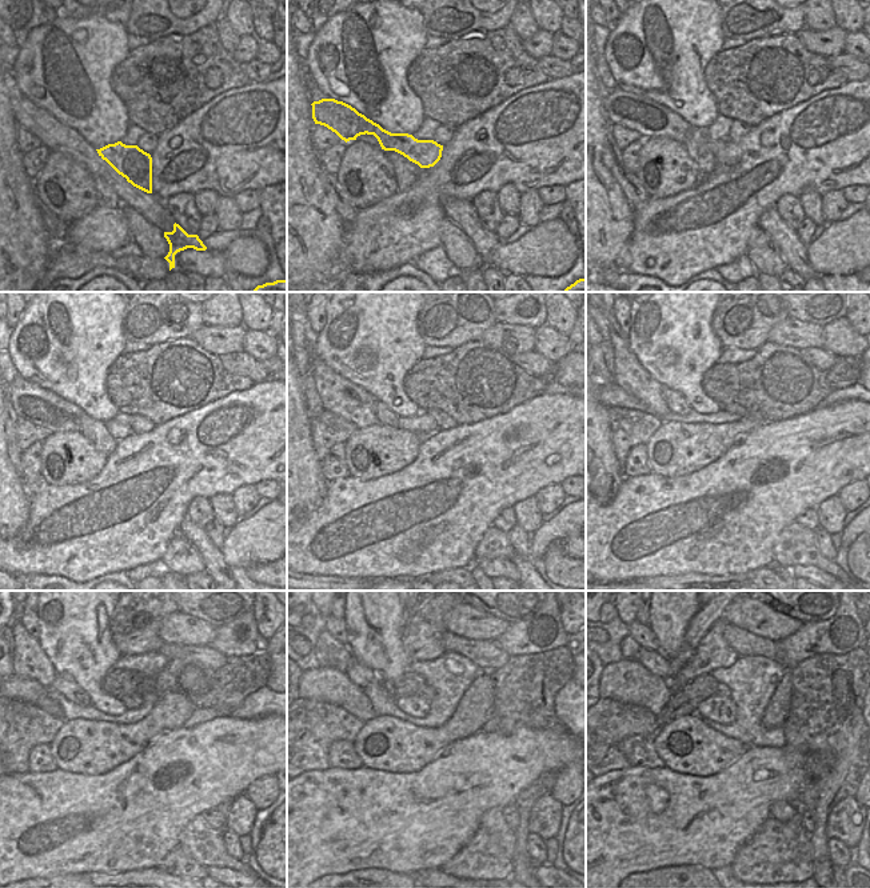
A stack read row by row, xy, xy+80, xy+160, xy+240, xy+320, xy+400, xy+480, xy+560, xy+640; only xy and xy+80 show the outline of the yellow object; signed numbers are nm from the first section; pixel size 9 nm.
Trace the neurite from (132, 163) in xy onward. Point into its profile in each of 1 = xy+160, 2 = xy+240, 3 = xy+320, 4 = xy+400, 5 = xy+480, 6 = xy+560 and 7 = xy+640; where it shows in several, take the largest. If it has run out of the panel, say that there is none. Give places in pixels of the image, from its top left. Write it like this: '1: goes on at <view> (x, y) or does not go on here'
1: goes on at xy+160 (651, 120)
2: goes on at xy+240 (32, 403)
3: goes on at xy+320 (355, 404)
4: goes on at xy+400 (629, 375)
5: goes on at xy+480 (30, 660)
6: goes on at xy+560 (330, 652)
7: goes on at xy+640 (630, 648)

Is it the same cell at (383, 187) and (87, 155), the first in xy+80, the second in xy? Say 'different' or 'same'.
different

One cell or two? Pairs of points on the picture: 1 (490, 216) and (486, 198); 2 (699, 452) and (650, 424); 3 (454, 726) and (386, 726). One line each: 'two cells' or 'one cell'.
1: one cell
2: two cells
3: one cell

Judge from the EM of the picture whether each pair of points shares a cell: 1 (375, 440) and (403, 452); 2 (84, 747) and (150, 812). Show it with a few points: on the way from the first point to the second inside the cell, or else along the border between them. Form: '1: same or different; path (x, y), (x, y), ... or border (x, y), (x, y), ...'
1: same; path (382, 447), (384, 450), (396, 450)
2: different; border (136, 754), (107, 772), (79, 774)

